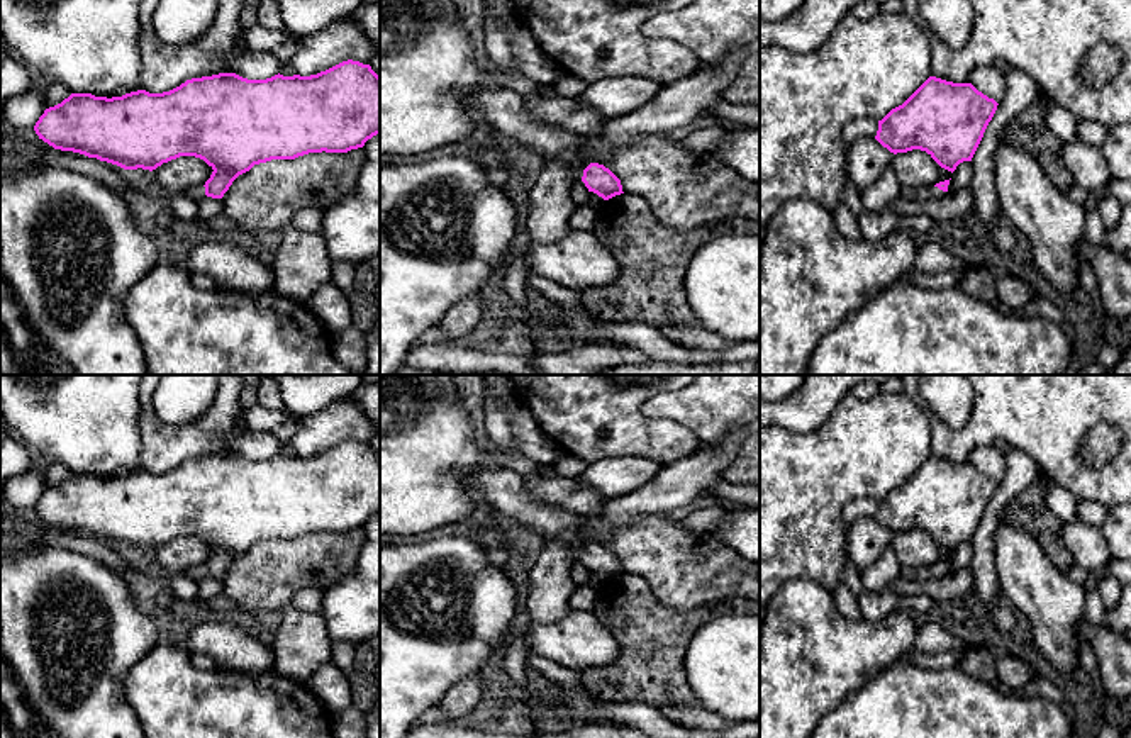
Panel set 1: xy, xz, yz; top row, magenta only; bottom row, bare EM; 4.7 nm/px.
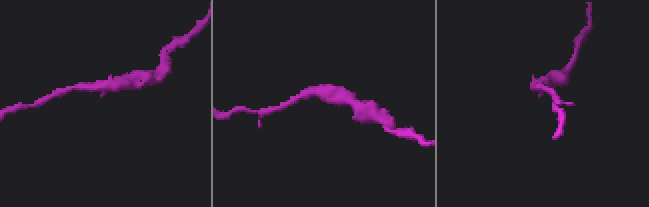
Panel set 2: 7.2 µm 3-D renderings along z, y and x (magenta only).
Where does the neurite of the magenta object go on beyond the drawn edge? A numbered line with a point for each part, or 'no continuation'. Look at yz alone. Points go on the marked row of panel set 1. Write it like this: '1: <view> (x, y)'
no continuation

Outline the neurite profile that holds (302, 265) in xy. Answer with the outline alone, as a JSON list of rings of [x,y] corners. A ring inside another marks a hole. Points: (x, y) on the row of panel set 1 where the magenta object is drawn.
[[[293,226],[285,227],[271,268],[275,275],[273,290],[307,304],[314,292],[332,278],[324,234],[320,231],[300,231]]]

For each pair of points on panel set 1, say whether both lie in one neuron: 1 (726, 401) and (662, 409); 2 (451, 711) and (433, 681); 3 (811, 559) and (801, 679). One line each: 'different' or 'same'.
1: same
2: different
3: different

